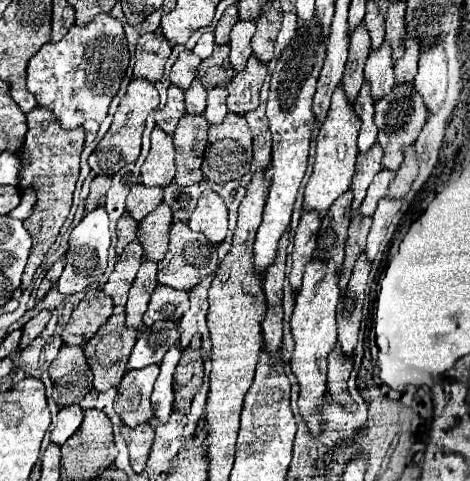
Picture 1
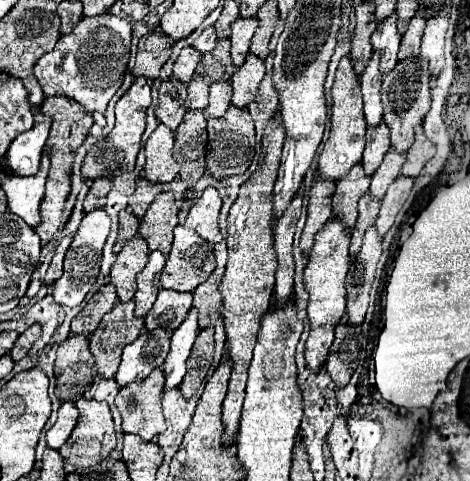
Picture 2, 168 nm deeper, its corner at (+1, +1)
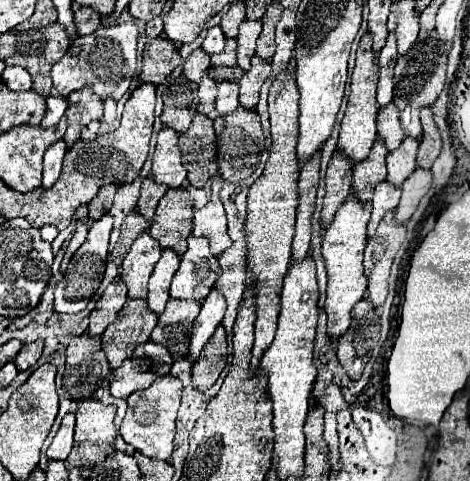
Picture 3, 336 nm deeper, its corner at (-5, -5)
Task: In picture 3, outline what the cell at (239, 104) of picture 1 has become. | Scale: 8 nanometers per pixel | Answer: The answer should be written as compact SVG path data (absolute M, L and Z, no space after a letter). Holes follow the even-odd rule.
M254 56L252 58L252 68L248 72L244 72L240 82L238 82L240 84L240 106L242 108L256 108L260 88L270 78L270 74L272 74L270 62Z

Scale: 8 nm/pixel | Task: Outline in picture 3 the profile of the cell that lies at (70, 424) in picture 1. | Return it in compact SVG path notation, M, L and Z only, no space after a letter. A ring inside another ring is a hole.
M66 414L62 418L62 426L56 432L52 444L46 450L46 456L50 460L66 460L72 448L72 438L74 438L74 414Z

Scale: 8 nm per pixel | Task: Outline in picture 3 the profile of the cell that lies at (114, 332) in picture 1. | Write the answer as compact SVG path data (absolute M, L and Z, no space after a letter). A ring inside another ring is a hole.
M128 300L116 320L102 334L102 350L112 370L116 370L138 344L150 340L158 316L148 310L146 300Z

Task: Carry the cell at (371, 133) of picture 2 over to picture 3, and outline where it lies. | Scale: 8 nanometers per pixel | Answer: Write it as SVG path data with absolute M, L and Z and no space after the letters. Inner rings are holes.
M390 102L386 108L382 108L378 112L378 136L384 140L384 146L388 152L396 150L402 144L402 140L406 138L400 128L398 108L394 106L394 102Z

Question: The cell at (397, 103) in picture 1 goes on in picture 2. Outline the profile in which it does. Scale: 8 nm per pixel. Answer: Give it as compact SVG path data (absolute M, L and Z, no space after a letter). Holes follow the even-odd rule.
M410 56L398 60L398 64L386 72L382 80L382 104L384 104L384 122L392 128L390 140L398 152L406 152L414 142L414 128L422 124L422 118L430 110L430 70L428 60L420 56Z

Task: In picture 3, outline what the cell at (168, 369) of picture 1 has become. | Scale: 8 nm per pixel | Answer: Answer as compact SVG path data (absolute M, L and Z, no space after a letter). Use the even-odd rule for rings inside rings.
M212 290L206 296L206 300L202 302L200 314L194 320L194 330L192 330L192 338L190 338L190 346L188 346L188 362L190 364L194 364L198 360L204 344L210 340L216 326L220 324L224 310L226 310L224 298L216 290Z

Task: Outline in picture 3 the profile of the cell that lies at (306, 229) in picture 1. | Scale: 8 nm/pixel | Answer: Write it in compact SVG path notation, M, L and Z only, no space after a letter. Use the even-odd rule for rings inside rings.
M334 152L328 170L326 170L326 194L324 194L324 204L320 212L320 226L322 230L332 222L338 206L342 206L342 200L346 200L352 192L352 162L342 156L340 152Z

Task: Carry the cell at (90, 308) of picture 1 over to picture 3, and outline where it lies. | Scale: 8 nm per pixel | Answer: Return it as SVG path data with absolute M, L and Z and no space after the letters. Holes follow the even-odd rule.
M112 282L96 302L96 308L90 312L90 324L88 324L90 336L102 336L106 326L116 318L116 314L124 306L124 302L126 302L126 284Z

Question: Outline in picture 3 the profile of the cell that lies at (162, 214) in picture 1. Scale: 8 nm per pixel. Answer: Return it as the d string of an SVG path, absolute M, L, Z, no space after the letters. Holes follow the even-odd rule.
M170 188L158 202L156 214L150 222L150 236L156 238L162 248L170 248L178 256L182 256L186 252L186 238L192 234L192 216L194 216L192 196L184 188Z

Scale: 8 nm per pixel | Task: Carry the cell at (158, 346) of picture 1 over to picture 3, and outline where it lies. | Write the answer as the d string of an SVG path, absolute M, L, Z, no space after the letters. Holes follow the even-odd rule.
M154 342L140 344L130 358L110 376L110 394L116 398L128 398L136 390L148 388L156 378L166 376L172 368L172 356L166 346Z

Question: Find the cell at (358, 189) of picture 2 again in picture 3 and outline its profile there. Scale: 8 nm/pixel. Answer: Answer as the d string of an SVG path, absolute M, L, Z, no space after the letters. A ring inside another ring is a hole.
M376 140L368 158L354 164L352 194L358 198L358 202L368 204L376 184L386 180L386 154L388 150L384 148L382 140Z

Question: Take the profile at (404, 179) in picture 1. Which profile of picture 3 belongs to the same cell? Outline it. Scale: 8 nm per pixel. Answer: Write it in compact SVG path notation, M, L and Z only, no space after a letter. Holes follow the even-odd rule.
M422 108L422 140L420 140L420 148L418 148L418 158L416 158L416 164L418 168L432 168L434 160L438 158L440 150L442 150L442 138L440 138L440 132L432 120L432 112L430 108Z

